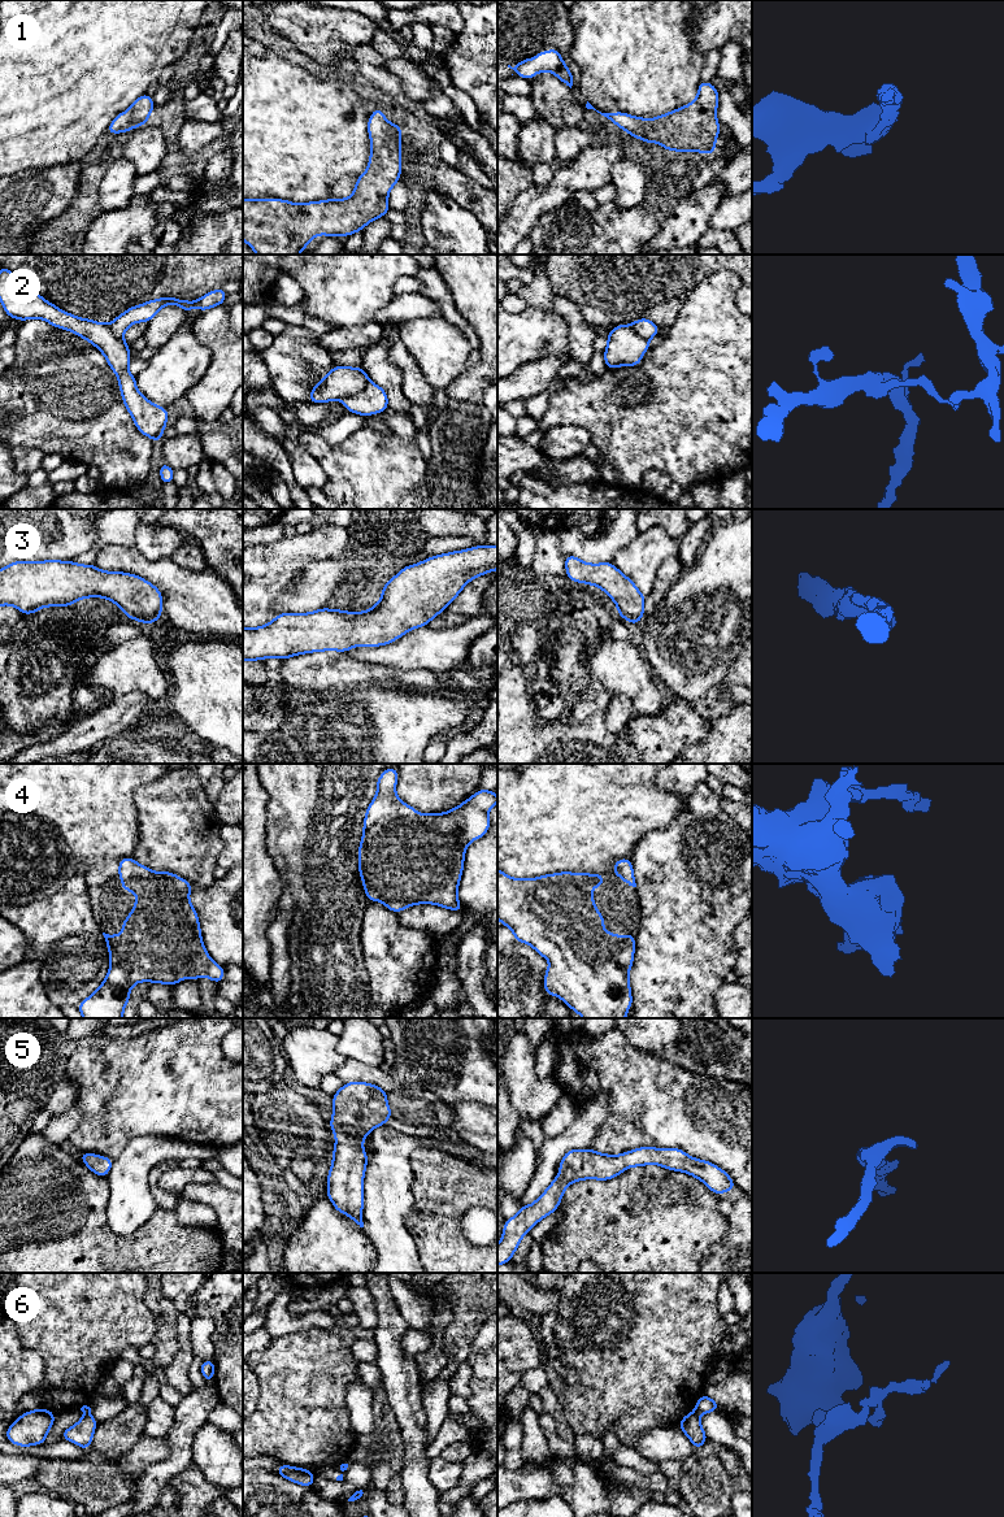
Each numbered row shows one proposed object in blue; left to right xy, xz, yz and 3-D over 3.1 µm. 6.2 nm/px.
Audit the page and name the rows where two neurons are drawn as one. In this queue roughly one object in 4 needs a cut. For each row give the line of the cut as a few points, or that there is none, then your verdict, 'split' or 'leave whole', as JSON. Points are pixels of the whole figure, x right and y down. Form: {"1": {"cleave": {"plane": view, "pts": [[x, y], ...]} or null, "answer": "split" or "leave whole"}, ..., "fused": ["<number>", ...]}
{"1": {"cleave": null, "answer": "leave whole"}, "2": {"cleave": {"plane": "xz", "pts": [[369, 381], [359, 392], [343, 400]]}, "answer": "split"}, "3": {"cleave": null, "answer": "leave whole"}, "4": {"cleave": null, "answer": "leave whole"}, "5": {"cleave": null, "answer": "leave whole"}, "6": {"cleave": {"plane": "yz", "pts": [[694, 1411], [696, 1415]]}, "answer": "split"}, "fused": ["2", "6"]}

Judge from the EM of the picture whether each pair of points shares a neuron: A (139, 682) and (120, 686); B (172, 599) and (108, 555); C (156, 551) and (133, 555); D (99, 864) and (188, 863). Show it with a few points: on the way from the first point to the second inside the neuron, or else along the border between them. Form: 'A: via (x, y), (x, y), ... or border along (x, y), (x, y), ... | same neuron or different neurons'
A: via (134, 682), (125, 682) | same neuron
B: via (161, 581), (151, 570), (131, 560), (126, 560) | same neuron
C: border along (134, 547), (148, 560), (170, 559) | different neurons
D: border along (138, 826), (137, 847), (130, 856) | different neurons

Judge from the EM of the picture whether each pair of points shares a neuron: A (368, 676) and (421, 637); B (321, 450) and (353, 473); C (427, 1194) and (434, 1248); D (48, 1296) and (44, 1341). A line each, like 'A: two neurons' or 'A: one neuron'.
A: two neurons
B: two neurons
C: one neuron
D: one neuron

